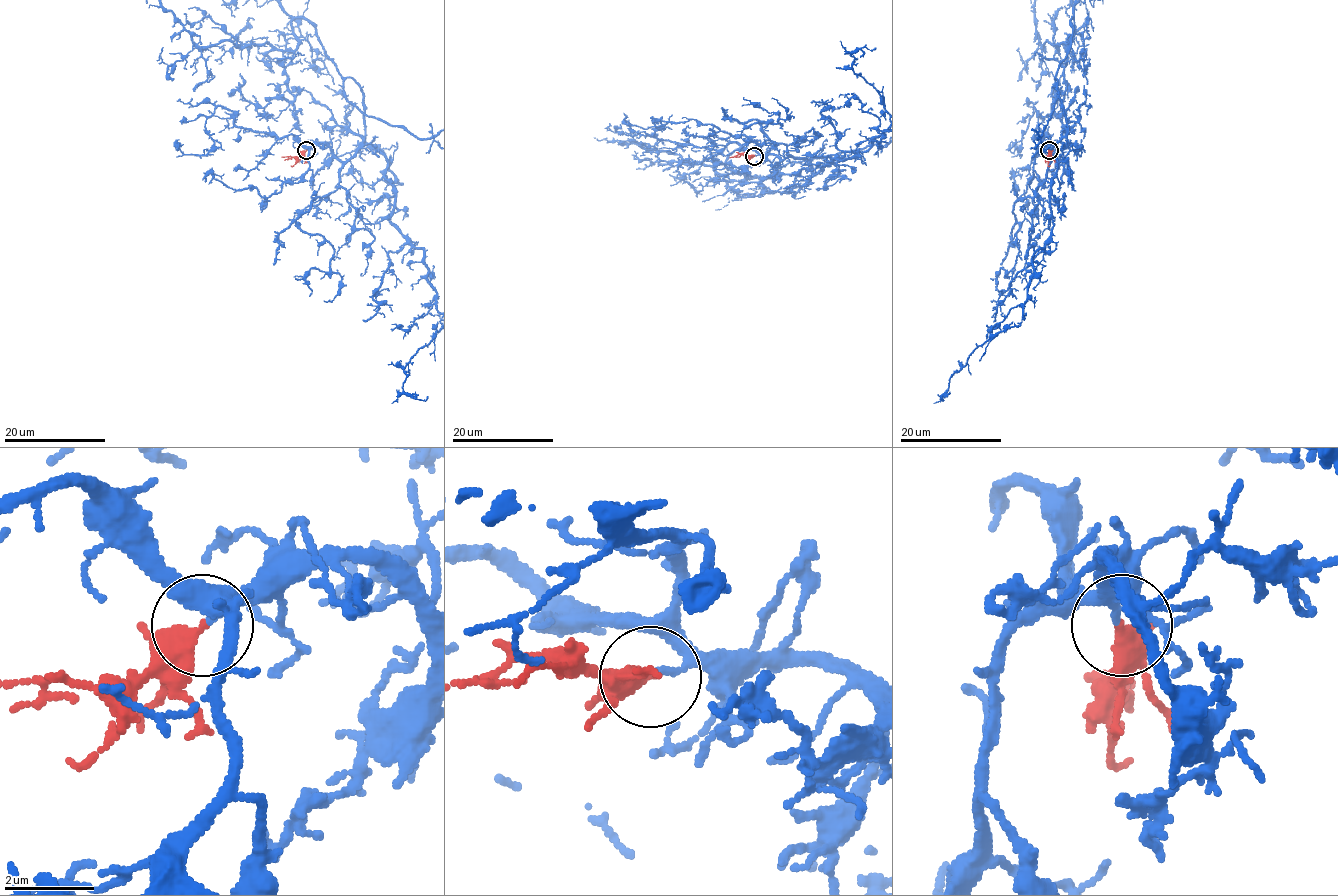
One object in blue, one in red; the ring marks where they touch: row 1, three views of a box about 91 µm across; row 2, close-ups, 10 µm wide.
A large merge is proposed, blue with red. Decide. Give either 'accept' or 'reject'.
accept

